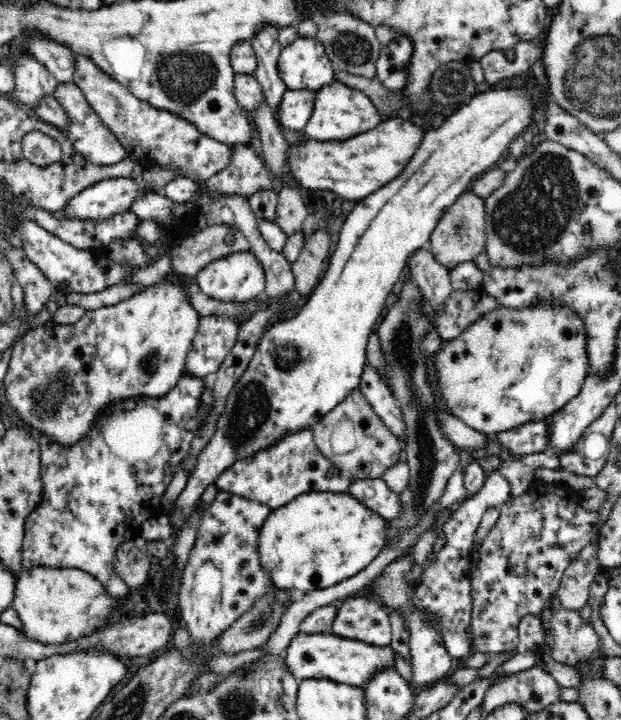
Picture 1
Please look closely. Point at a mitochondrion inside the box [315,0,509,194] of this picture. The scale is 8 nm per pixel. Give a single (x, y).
(352, 49)

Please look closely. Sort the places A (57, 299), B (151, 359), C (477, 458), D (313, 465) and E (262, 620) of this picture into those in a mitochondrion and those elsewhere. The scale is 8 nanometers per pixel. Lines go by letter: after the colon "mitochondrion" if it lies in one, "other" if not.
A: other
B: mitochondrion
C: other
D: other
E: mitochondrion

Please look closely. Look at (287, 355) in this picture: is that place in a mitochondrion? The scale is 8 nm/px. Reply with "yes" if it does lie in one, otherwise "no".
yes

